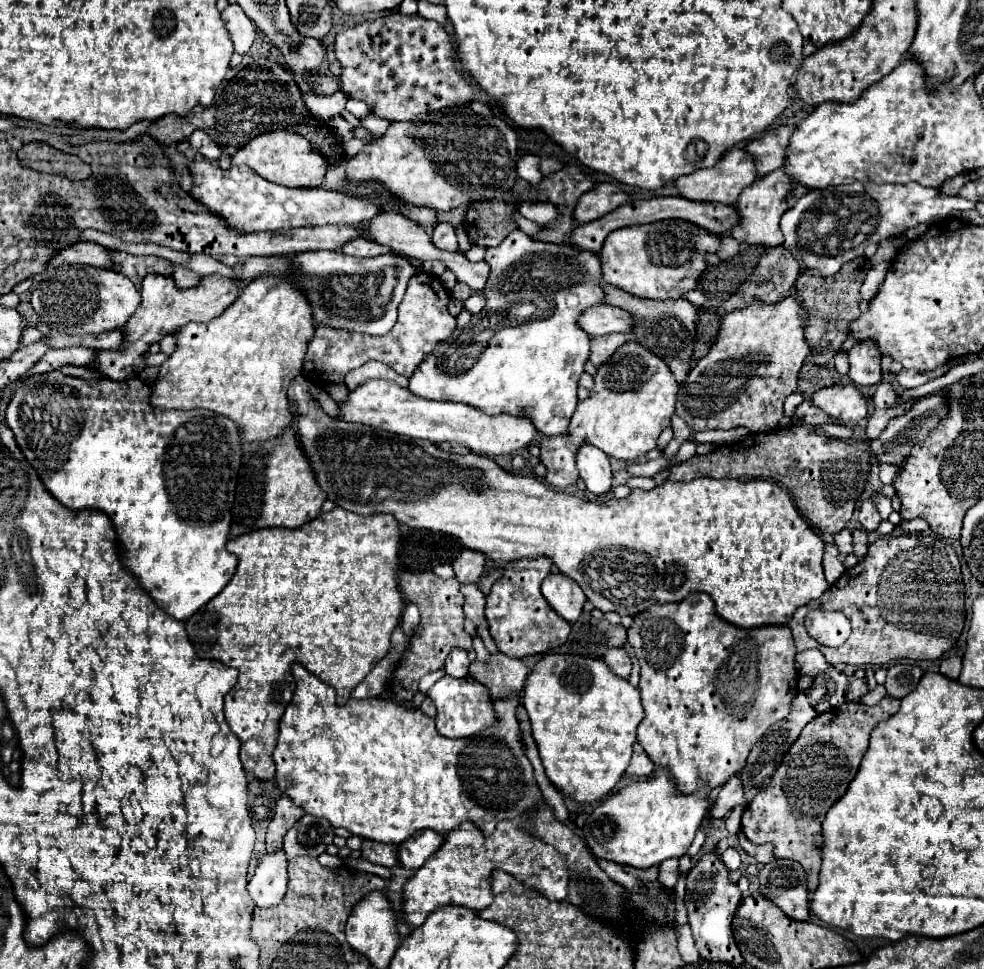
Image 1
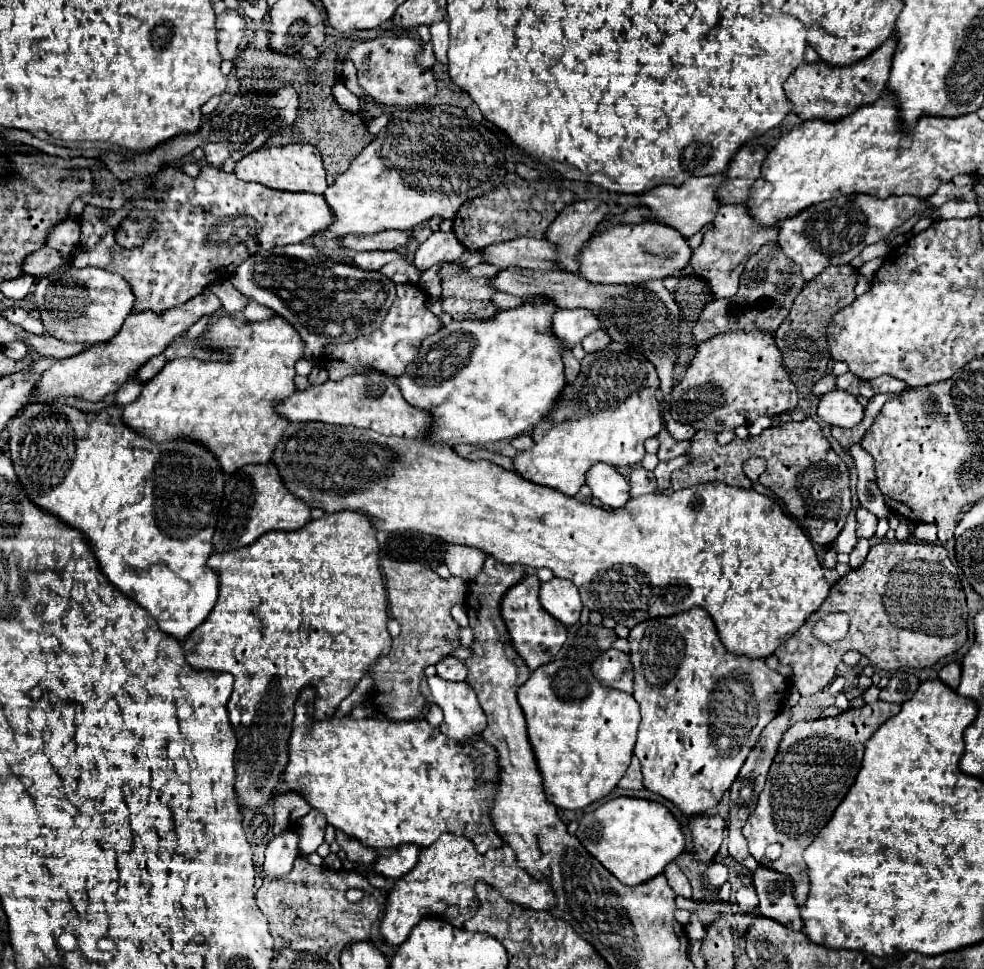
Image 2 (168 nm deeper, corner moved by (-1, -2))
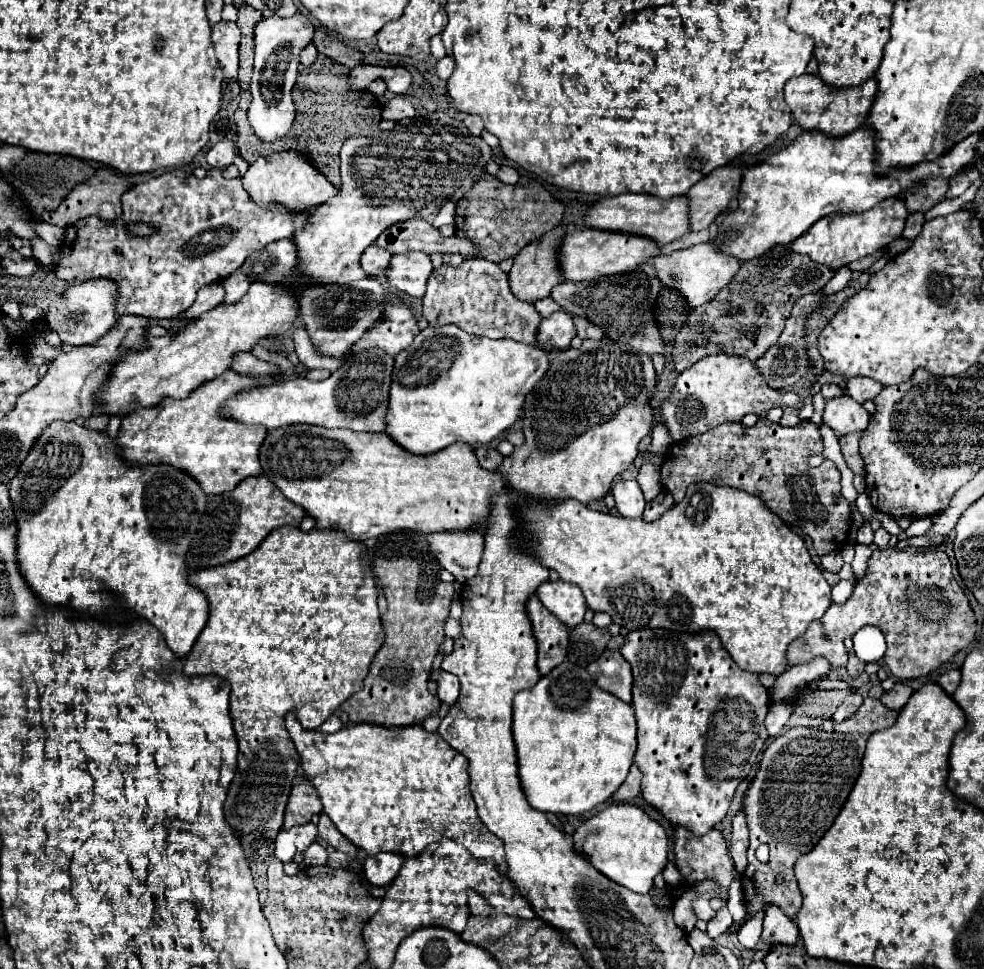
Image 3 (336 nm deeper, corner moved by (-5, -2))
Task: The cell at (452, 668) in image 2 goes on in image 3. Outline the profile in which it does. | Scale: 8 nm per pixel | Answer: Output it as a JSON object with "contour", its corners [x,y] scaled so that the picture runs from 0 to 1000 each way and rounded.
{"contour":[[[448,692],[446,695],[446,709],[444,709],[444,717],[450,725],[454,728],[460,728],[466,719],[466,701],[464,697],[460,695],[454,695],[454,692]]]}

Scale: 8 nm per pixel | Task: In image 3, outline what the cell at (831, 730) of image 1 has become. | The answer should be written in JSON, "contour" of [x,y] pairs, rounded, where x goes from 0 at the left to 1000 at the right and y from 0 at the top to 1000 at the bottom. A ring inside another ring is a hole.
{"contour":[[[881,719],[867,740],[855,746],[840,742],[834,750],[806,750],[777,773],[771,796],[757,820],[763,868],[759,878],[761,893],[755,901],[759,942],[771,940],[779,932],[790,932],[802,946],[810,944],[816,924],[806,903],[808,889],[830,872],[853,841],[873,802],[883,759],[905,750],[912,738],[912,734],[901,732],[893,721]],[[773,870],[784,874],[784,891],[769,889],[767,876]],[[790,903],[796,905],[796,911],[790,909]]]}

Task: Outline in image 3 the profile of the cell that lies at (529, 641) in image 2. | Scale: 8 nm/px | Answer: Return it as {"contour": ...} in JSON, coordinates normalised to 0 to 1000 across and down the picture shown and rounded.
{"contour":[[[540,614],[536,620],[536,637],[546,662],[546,690],[550,697],[556,697],[574,680],[578,651],[560,631],[552,626],[546,614]]]}

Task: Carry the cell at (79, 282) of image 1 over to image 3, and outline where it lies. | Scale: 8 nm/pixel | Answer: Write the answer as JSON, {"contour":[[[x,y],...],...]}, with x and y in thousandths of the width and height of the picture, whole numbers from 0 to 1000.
{"contour":[[[95,286],[78,292],[68,292],[60,309],[50,315],[48,333],[68,356],[95,356],[107,348],[119,335],[119,313],[121,313],[121,294],[115,288]]]}

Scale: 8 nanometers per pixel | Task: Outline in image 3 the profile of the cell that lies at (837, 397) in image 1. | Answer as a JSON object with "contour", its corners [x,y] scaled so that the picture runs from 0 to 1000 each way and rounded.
{"contour":[[[863,408],[840,414],[836,424],[836,437],[842,439],[853,451],[881,443],[883,430],[885,428],[881,426],[881,422]]]}

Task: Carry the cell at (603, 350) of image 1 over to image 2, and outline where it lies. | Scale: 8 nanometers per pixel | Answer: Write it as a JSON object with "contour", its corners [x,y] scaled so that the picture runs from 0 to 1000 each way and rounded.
{"contour":[[[609,340],[609,342],[601,344],[601,346],[597,346],[590,356],[592,356],[592,360],[595,360],[597,364],[603,364],[603,362],[609,362],[609,360],[613,360],[615,356],[619,356],[619,352],[621,352],[621,348],[619,348],[613,340]]]}

